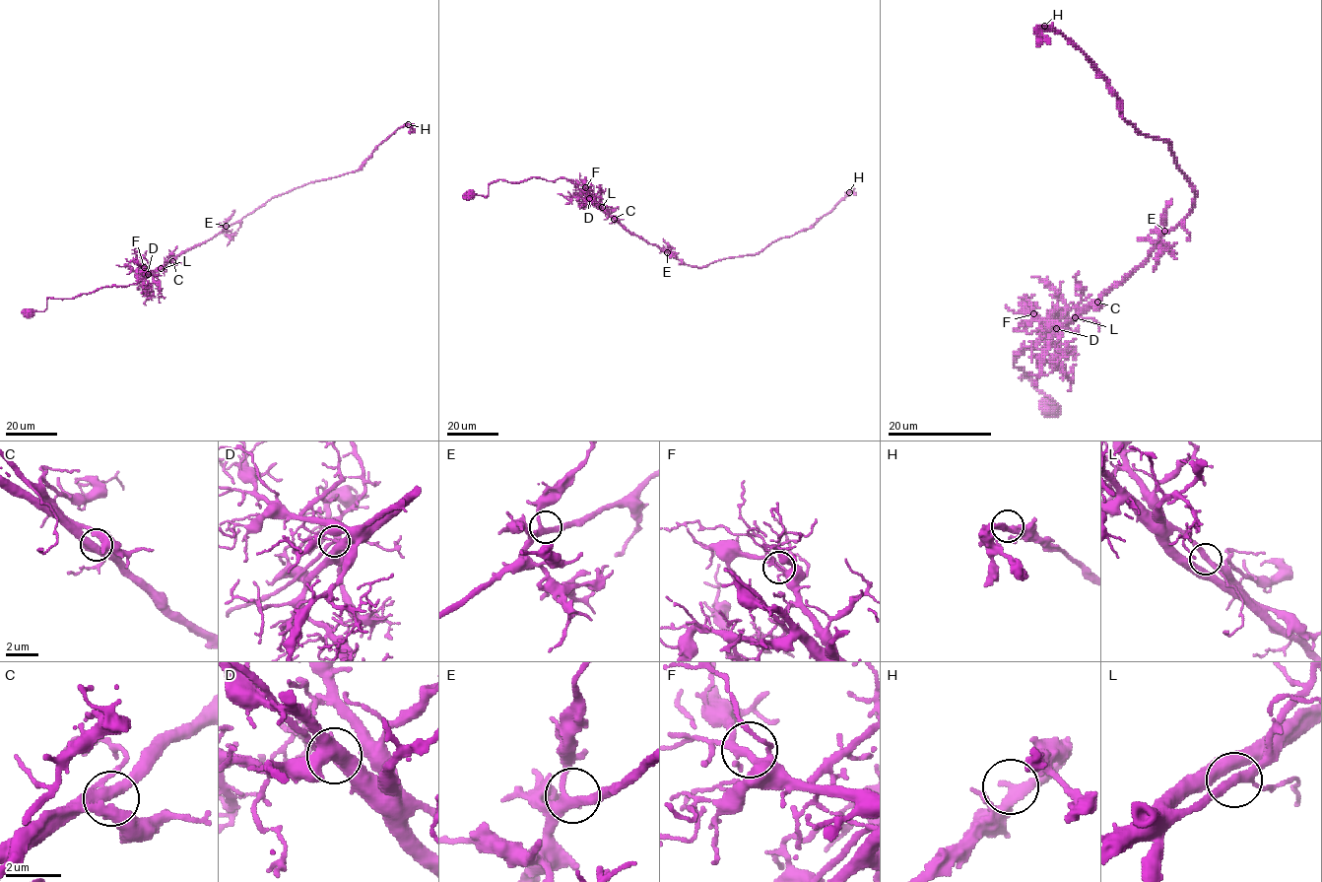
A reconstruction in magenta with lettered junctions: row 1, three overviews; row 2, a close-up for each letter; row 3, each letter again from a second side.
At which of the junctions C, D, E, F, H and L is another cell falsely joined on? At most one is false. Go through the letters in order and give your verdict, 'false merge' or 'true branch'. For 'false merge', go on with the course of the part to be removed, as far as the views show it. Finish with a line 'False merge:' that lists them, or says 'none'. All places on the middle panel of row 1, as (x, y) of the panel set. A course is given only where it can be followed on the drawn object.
C: true branch
D: true branch
E: true branch
F: true branch
H: true branch
L: true branch
False merge: none

